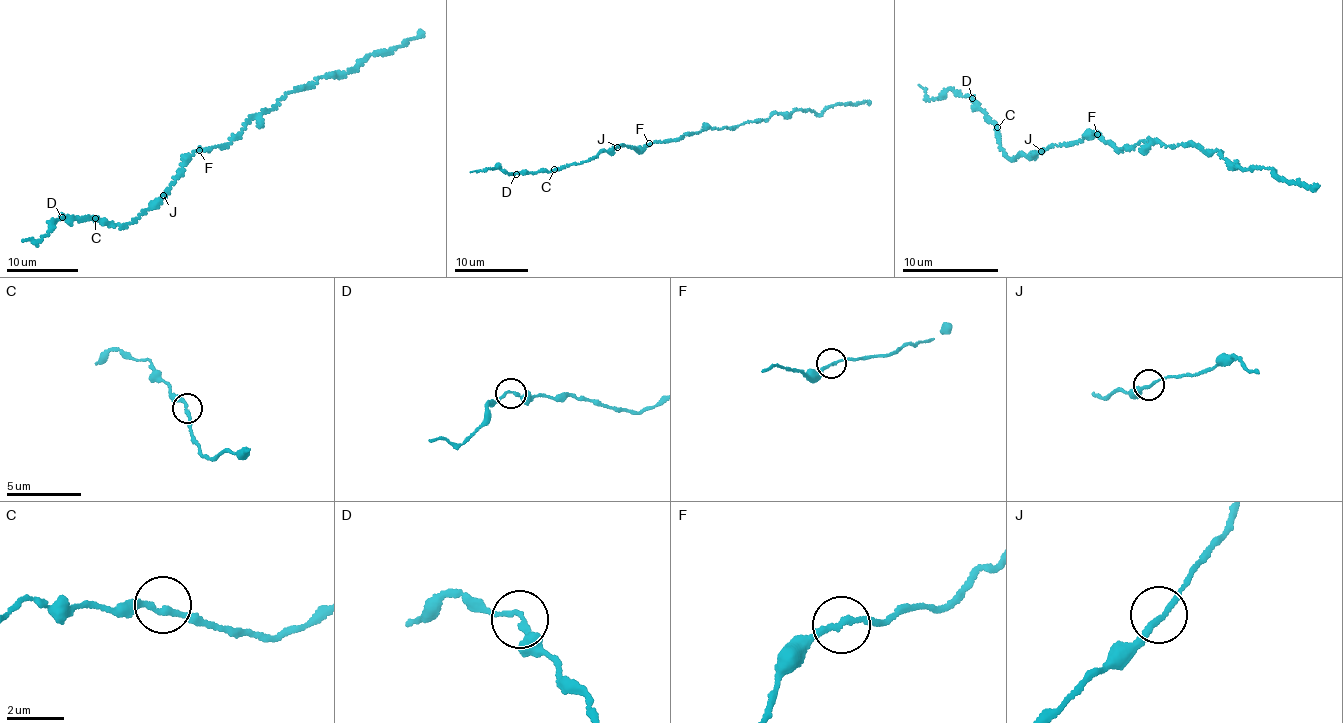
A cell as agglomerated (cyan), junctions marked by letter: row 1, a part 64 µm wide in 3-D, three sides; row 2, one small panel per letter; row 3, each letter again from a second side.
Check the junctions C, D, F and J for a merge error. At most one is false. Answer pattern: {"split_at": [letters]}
{"split_at": ["F"]}

